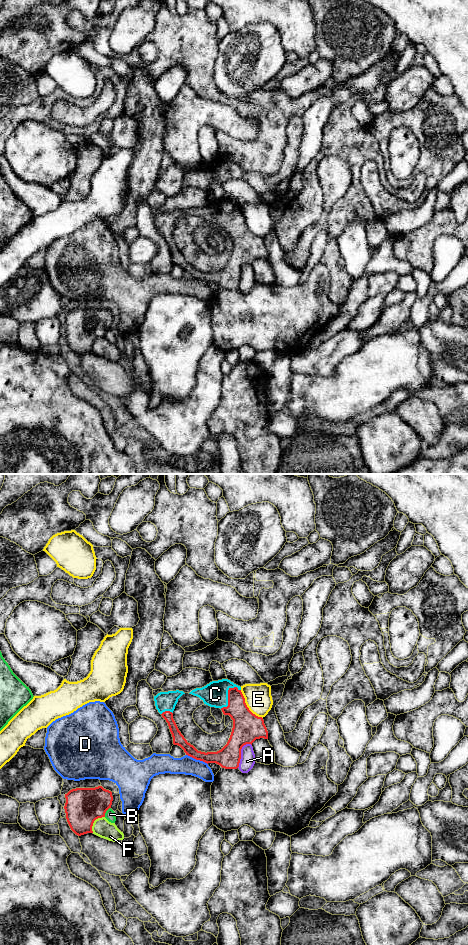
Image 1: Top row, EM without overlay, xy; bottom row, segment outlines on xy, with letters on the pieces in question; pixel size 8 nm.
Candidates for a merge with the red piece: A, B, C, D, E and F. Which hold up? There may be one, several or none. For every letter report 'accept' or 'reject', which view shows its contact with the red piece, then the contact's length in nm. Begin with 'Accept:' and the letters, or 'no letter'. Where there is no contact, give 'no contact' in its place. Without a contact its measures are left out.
Accept: C
A: reject; contact in xy; length 220 nm
B: reject; contact in xy; length 90 nm
C: accept; contact in xy; length 220 nm
D: reject; contact in xy; length 190 nm
E: reject; contact in xy; length 300 nm
F: reject; contact in xy; length 170 nm

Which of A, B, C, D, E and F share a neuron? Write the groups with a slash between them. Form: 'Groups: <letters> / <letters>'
Groups: A / B / C / D / E / F

